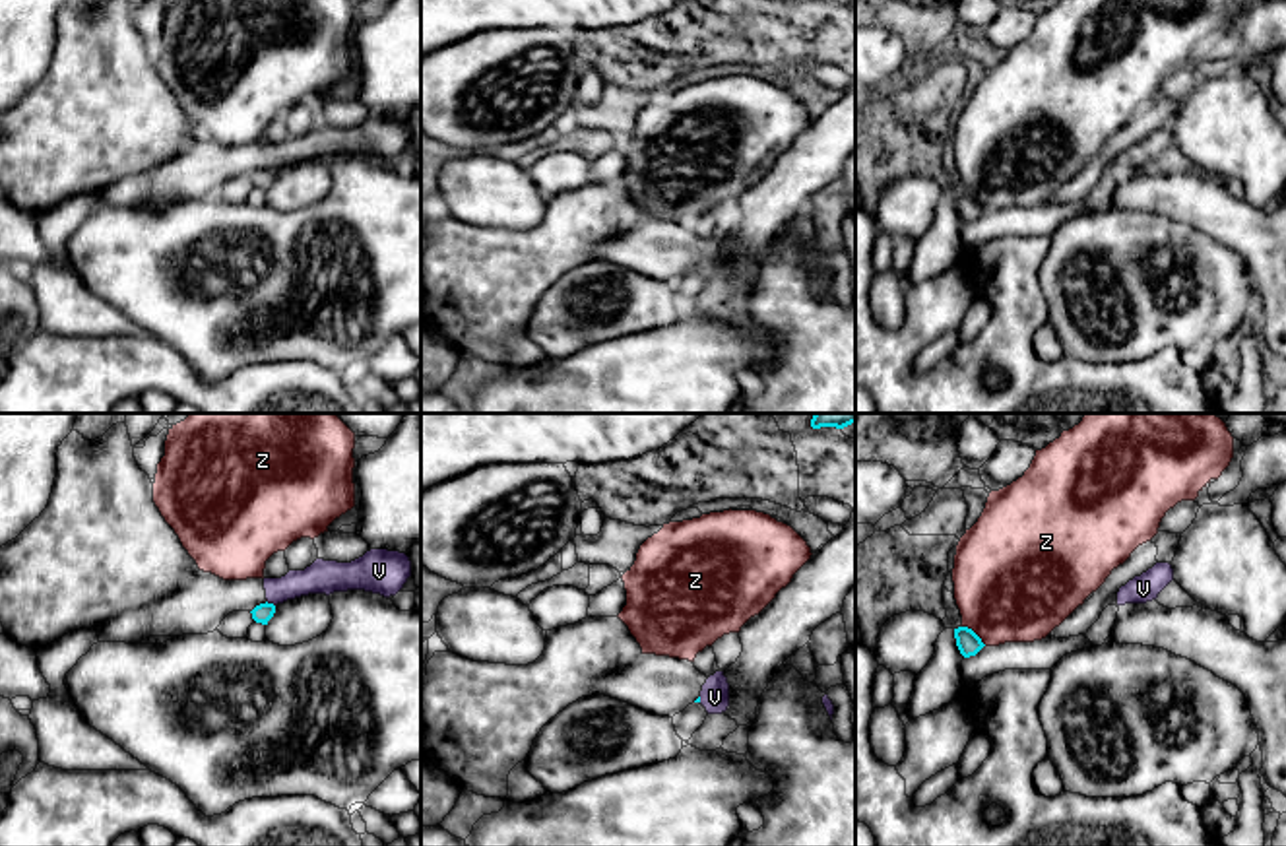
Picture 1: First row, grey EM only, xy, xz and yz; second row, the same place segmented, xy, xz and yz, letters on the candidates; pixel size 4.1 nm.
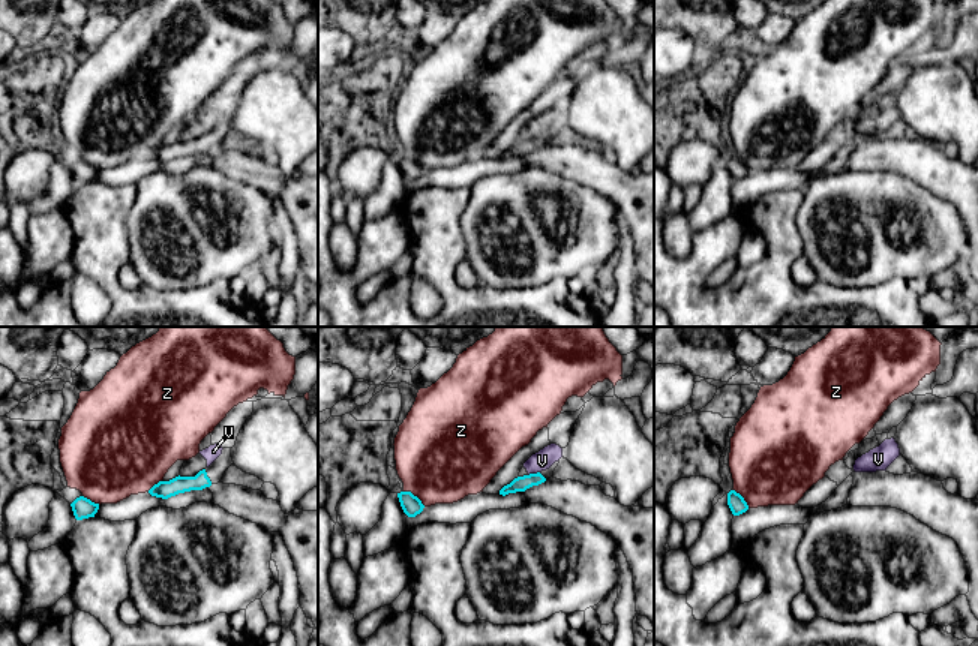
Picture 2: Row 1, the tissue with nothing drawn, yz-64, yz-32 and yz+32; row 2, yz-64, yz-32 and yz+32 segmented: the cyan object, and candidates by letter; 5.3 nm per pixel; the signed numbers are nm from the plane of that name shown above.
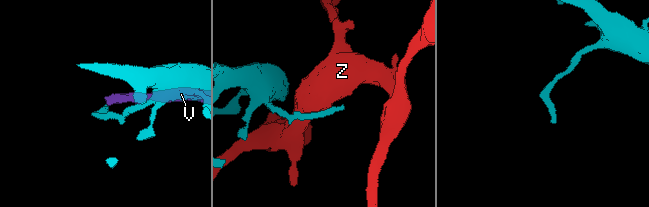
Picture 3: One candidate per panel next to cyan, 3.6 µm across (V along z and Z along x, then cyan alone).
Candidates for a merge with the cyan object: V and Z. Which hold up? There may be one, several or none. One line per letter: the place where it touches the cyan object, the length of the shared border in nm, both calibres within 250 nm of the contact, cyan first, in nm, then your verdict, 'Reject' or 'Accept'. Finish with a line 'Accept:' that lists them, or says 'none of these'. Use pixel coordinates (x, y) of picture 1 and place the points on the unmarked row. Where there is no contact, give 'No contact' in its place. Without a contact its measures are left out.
V: Touches cyan at xy (270, 169). Shared border 40 nm. Thickness 80 nm (cyan) against 140 nm. Reject
Z: Touches cyan at yz (974, 198). Shared border 130 nm. Thickness 100 nm (cyan) against 460 nm. Reject
Accept: none of these

